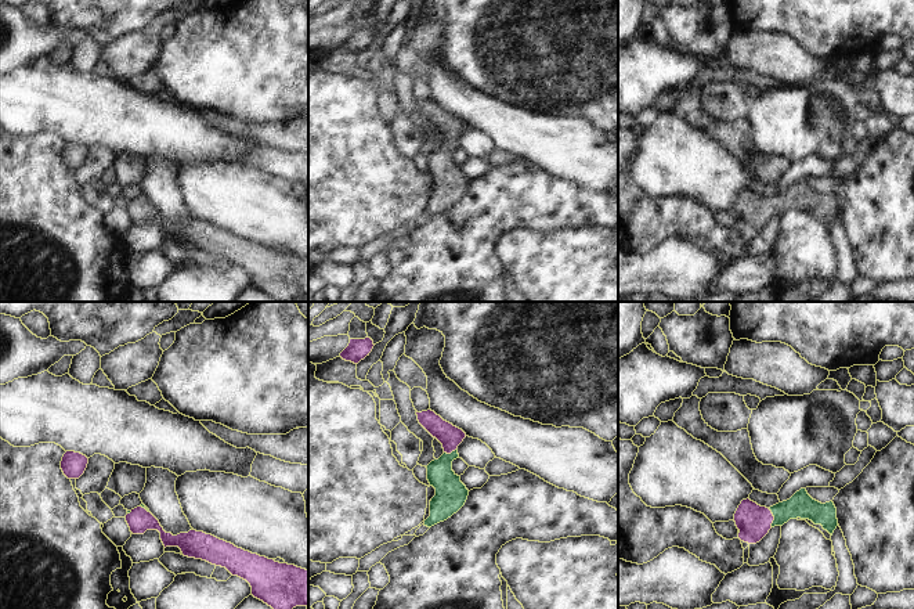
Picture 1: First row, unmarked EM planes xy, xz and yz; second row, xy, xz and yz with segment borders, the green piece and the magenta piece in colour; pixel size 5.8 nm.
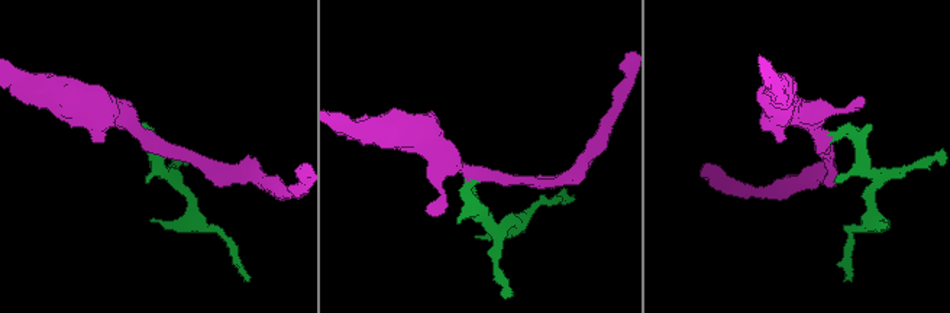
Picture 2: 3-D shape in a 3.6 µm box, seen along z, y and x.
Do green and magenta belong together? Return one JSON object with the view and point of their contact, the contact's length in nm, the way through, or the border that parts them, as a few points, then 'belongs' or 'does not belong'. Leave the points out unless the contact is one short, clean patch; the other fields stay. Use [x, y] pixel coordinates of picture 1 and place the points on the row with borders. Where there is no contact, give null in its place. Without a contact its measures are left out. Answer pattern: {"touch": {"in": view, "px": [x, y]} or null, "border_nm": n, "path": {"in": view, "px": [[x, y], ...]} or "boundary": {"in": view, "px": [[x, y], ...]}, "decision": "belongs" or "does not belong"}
{"touch": {"in": "yz", "px": [775, 518]}, "border_nm": 110, "path": {"in": "yz", "px": [[801, 504], [783, 511], [775, 518], [763, 518], [754, 522]]}, "decision": "belongs"}

